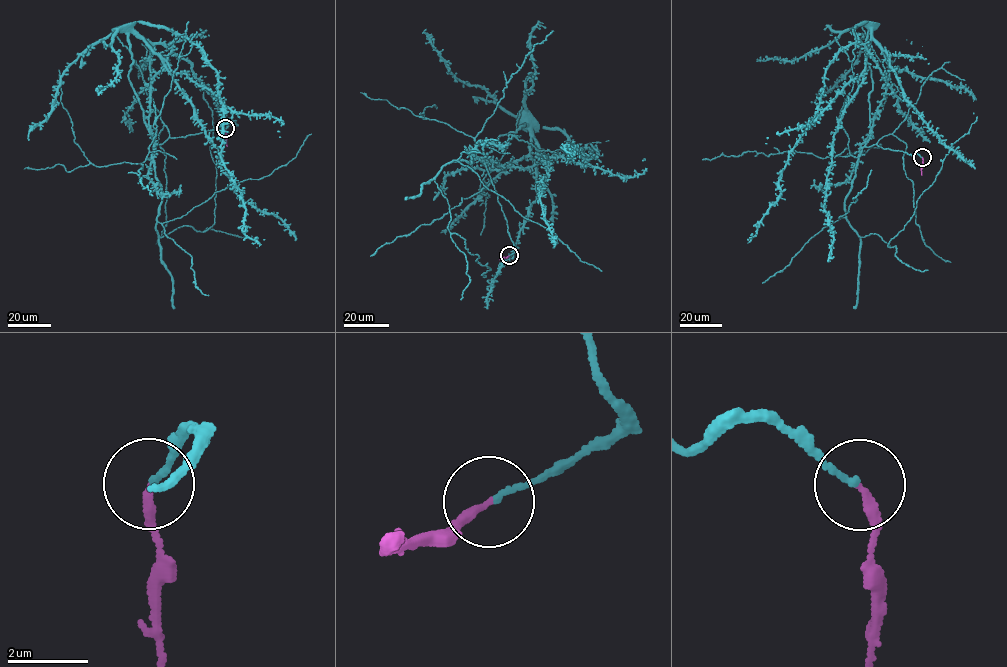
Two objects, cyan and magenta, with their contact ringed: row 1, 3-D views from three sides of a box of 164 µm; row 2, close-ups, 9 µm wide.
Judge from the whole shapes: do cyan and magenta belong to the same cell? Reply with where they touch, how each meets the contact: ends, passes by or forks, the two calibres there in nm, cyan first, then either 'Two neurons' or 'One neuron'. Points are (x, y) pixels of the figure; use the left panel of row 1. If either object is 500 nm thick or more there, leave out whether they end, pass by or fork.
Place: (225, 128). At the ring cyan ends. At the ring magenta ends. Thickness 150 nm (cyan) against 200 nm. Two neurons

